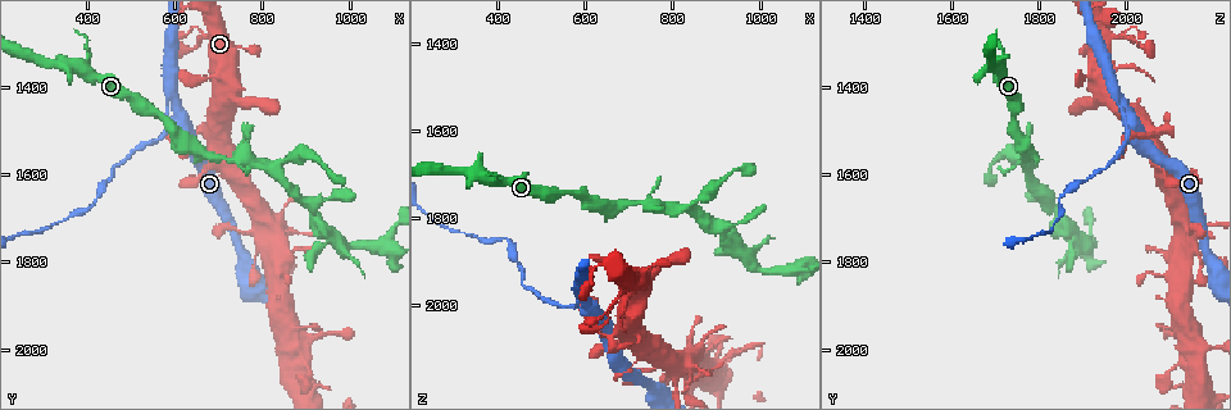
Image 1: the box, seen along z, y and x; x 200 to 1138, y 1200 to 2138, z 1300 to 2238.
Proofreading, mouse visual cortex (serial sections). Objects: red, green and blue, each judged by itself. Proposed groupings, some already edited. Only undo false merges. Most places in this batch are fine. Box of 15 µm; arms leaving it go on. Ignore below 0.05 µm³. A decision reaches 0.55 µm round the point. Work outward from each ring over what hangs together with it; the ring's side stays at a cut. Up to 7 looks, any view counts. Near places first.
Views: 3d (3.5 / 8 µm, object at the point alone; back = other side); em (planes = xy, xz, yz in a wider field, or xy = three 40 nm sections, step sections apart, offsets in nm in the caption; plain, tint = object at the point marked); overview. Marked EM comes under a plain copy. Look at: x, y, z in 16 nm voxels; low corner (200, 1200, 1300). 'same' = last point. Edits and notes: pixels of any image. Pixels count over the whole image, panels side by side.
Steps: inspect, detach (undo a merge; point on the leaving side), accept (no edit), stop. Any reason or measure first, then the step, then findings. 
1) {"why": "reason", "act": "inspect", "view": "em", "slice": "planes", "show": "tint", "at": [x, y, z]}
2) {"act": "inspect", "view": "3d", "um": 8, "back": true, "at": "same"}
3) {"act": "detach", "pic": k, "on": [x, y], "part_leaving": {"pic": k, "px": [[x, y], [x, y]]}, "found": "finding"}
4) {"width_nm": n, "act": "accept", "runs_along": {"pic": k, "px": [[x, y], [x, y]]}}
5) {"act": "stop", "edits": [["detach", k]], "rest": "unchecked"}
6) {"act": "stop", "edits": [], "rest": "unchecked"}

{"why": "calibre changes", "act": "inspect", "view": "3d", "um": 3.5, "at": [900, 1545, 1725]}

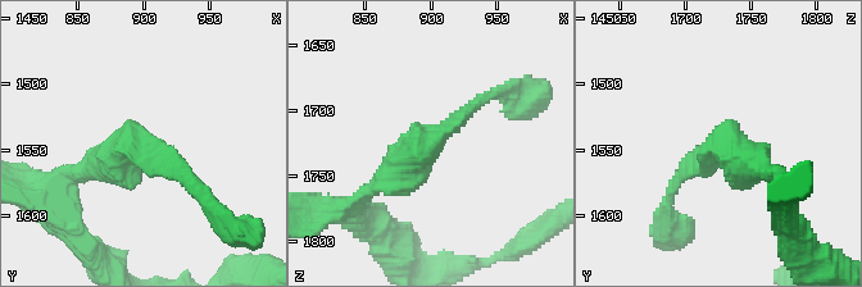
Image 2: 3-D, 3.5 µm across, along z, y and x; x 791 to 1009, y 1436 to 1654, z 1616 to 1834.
{"arm_widths_nm": [150, 300], "act": "inspect", "view": "em", "slice": "xy", "step": 5, "show": "tint", "at": [902, 1548, 1724]}

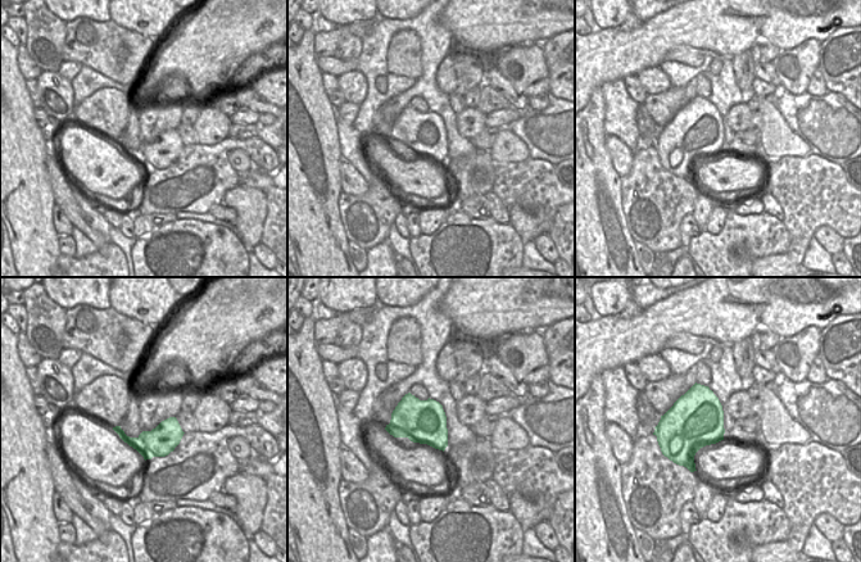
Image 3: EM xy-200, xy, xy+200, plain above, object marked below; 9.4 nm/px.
{"act": "accept", "runs_along": {"pic": 2, "px": [[368, 191], [404, 168], [490, 95]]}, "found": "all the same cell"}

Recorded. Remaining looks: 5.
{"why": "two arms in line, one across", "act": "inspect", "view": "3d", "um": 3.5, "at": [595, 1485, 2000]}

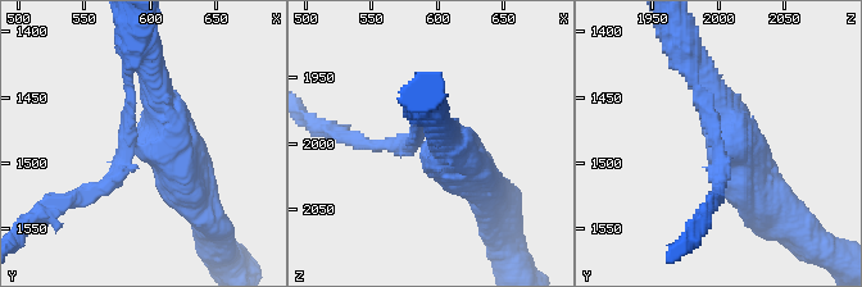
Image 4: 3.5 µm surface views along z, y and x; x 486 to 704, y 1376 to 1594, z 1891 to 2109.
{"arms": 3, "arm_widths_nm": [200, 400, 450], "act": "inspect", "view": "em", "slice": "xy", "step": 3, "show": "tint", "at": [596, 1486, 2004]}

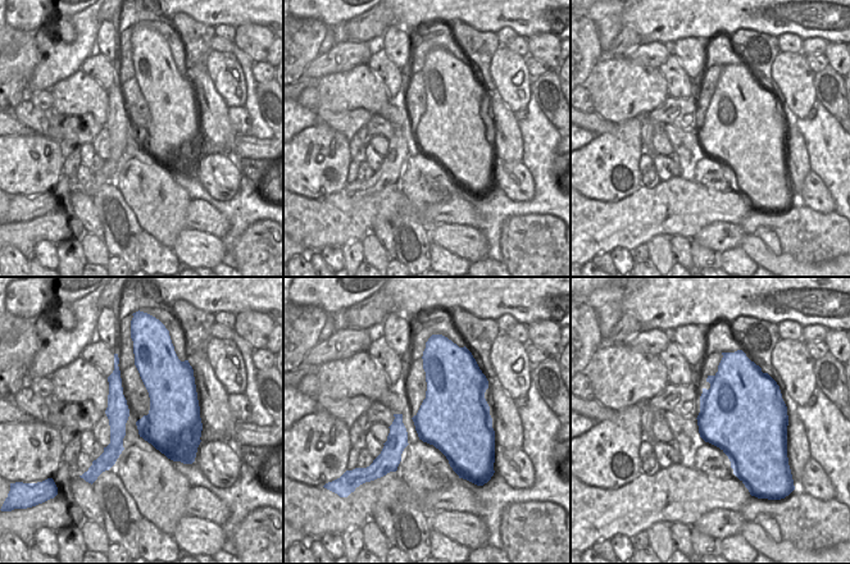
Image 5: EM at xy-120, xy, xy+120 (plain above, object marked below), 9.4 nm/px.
{"act": "accept", "runs_along": {"pic": 4, "px": [[775, 212], [697, 67]]}, "found": "all the same cell"}

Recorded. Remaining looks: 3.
{"act": "inspect", "view": "3d", "um": 3.5, "back": true, "at": [685, 1375, 1900]}

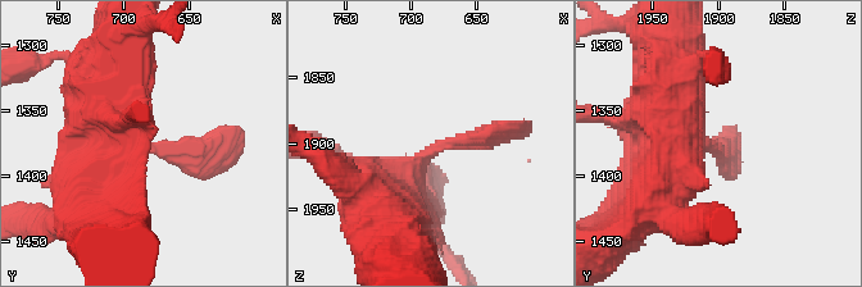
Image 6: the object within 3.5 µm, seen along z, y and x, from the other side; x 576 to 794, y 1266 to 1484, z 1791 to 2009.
{"why": "need the tissue", "act": "inspect", "view": "em", "slice": "xy", "step": 3, "show": "tint", "at": [682, 1378, 1904]}

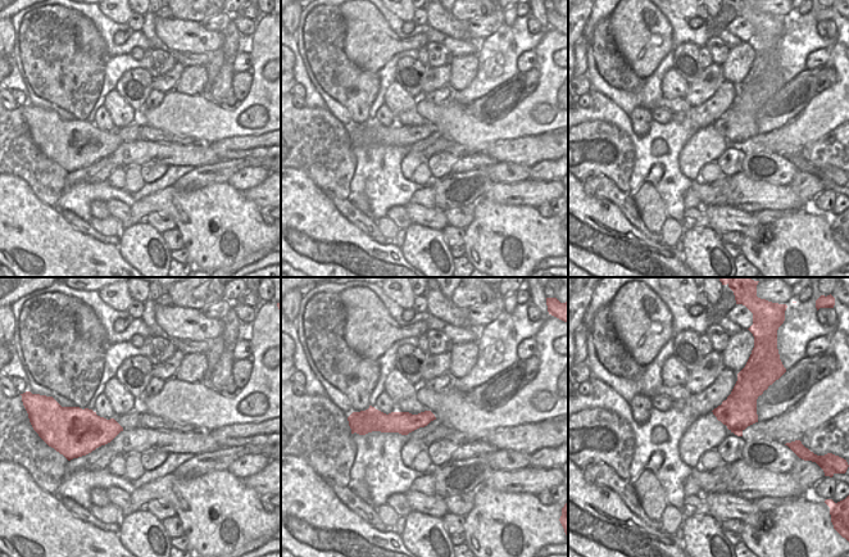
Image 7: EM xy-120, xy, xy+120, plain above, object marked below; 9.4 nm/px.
{"arm_widths_nm": [300, 700], "act": "accept", "runs_along": {"pic": 6, "px": [[380, 187], [435, 147], [515, 132]]}, "found": "all the same cell"}

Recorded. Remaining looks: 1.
{"act": "stop", "edits": [], "rest": "unchecked"}

